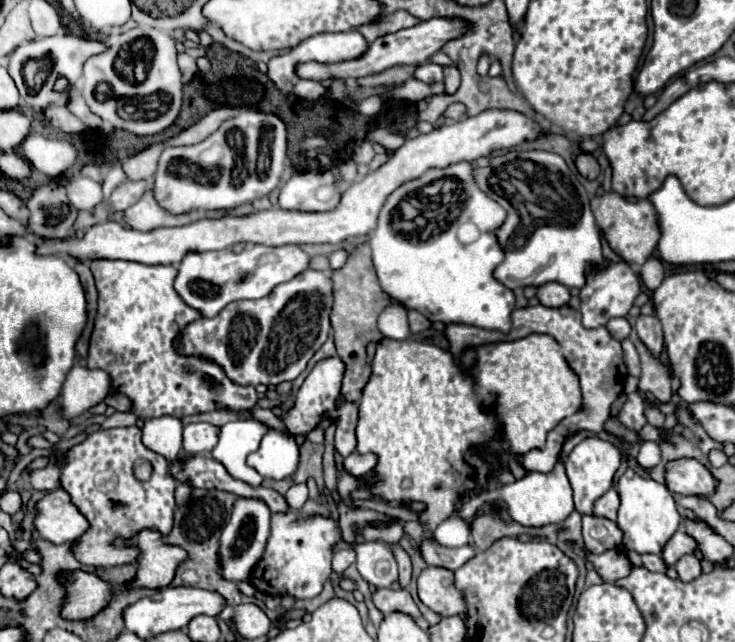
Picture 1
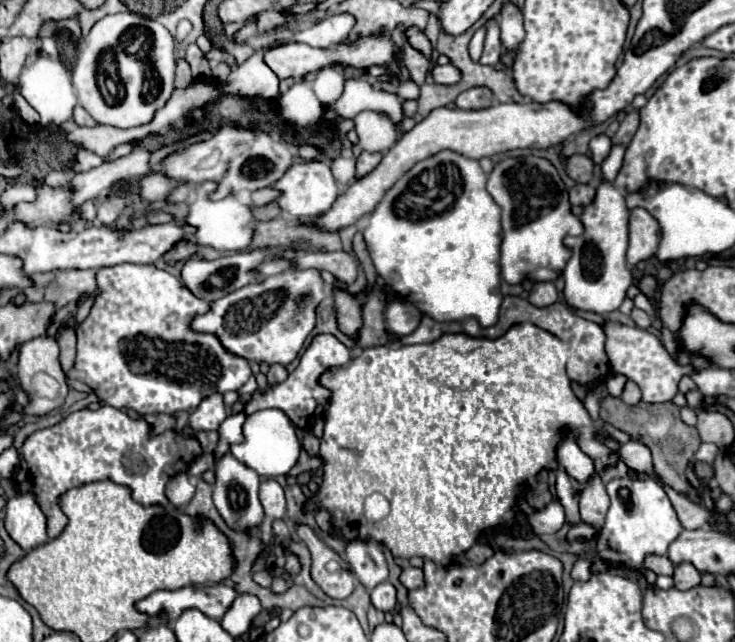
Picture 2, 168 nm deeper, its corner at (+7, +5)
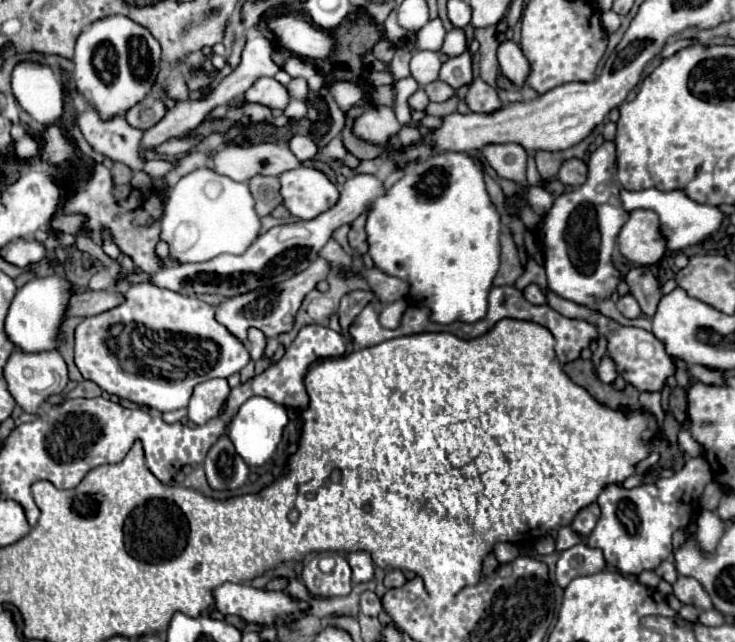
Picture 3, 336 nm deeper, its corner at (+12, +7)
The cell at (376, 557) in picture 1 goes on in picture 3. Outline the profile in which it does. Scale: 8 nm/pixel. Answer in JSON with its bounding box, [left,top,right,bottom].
[348,552,374,582]

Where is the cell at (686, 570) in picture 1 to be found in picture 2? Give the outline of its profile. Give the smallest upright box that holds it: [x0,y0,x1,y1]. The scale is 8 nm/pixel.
[673,564,701,590]

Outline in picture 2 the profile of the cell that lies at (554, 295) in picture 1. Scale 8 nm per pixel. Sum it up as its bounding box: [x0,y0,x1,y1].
[529,282,557,308]

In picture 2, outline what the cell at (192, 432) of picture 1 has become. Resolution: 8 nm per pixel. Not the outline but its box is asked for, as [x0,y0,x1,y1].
[189,394,227,430]

